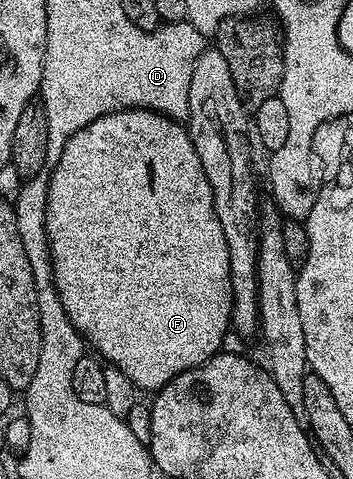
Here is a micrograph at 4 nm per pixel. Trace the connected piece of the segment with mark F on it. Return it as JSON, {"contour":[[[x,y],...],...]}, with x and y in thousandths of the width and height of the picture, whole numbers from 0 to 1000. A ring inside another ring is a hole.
{"contour":[[[354,225],[348,234],[295,238],[235,267],[210,267],[187,301],[173,303],[176,319],[142,361],[136,430],[130,432],[130,486],[142,516],[142,545],[153,574],[153,603],[170,630],[221,695],[269,727],[263,733],[303,762],[351,772],[374,789],[382,810],[425,823],[459,810],[513,777],[564,768],[586,752],[629,733],[640,693],[654,691],[652,658],[663,624],[646,555],[646,505],[635,480],[623,480],[623,455],[612,455],[612,430],[601,413],[601,388],[589,388],[589,363],[567,347],[555,305],[544,305],[535,273],[507,253],[459,242],[428,225]]]}

